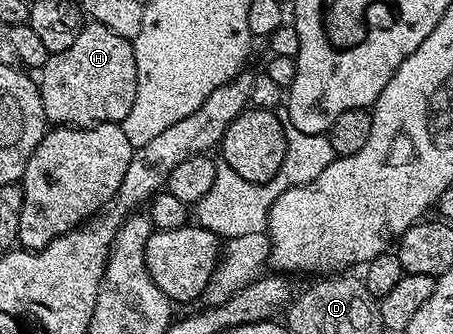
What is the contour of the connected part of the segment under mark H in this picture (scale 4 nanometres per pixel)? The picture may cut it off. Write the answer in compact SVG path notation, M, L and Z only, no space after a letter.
M94 23L84 24L81 35L77 35L70 47L48 56L38 74L37 84L45 115L52 126L73 125L76 129L85 129L93 125L122 123L137 99L137 59L134 44L117 35L117 31L109 31L109 27Z

